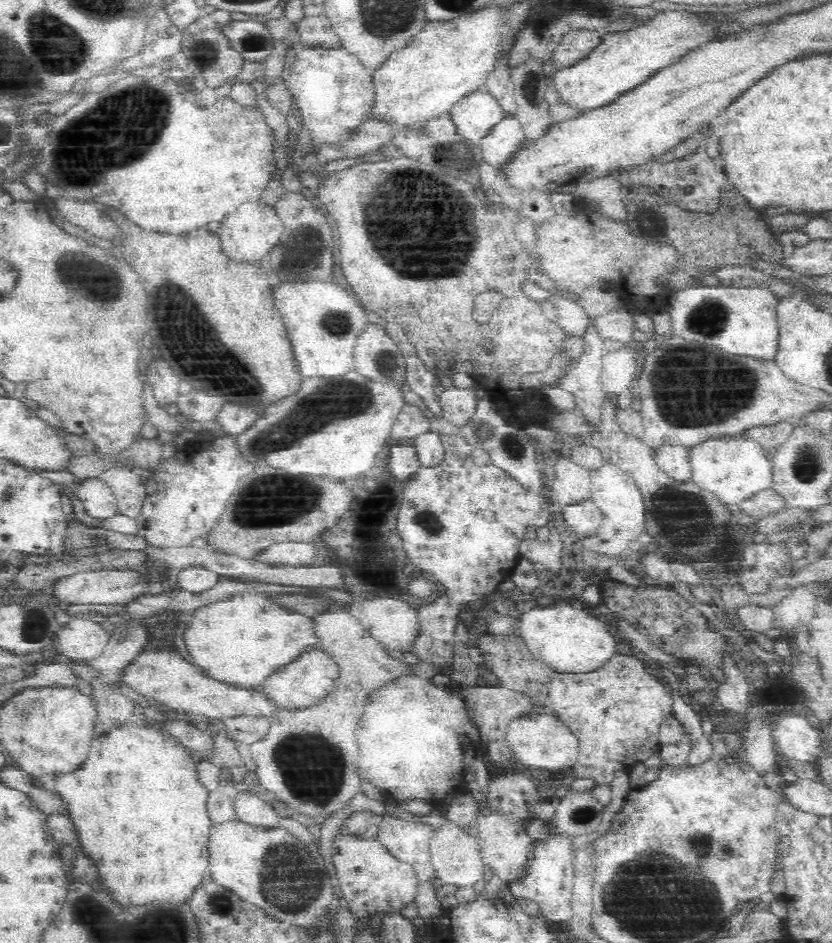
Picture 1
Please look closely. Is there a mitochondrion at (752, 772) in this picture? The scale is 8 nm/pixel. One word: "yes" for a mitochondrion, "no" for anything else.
no

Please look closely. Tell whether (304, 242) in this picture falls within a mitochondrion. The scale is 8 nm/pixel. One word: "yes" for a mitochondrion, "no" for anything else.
yes

